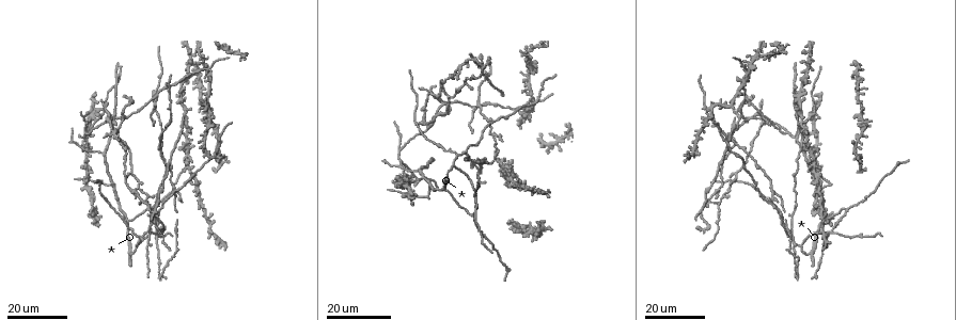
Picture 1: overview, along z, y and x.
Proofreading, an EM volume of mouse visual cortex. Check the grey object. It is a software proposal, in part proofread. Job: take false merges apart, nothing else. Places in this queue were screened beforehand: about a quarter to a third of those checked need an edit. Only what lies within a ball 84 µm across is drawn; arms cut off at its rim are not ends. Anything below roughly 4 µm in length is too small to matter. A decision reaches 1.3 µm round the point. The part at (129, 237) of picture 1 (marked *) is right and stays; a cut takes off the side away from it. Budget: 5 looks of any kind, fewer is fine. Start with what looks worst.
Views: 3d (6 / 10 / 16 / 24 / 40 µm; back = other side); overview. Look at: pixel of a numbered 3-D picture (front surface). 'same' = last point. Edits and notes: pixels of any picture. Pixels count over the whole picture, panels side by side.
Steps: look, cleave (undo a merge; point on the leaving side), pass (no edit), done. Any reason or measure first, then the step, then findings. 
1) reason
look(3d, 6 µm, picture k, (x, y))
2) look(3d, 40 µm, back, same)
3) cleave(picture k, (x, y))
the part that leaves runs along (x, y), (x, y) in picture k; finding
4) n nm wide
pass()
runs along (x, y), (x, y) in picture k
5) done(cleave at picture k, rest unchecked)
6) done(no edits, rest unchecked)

three arms meet
look(3d, 16 µm, picture 1, (798, 246))

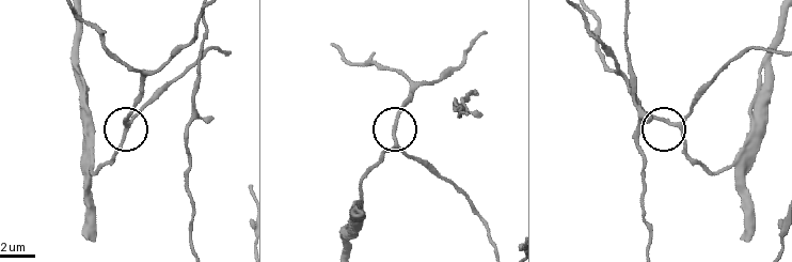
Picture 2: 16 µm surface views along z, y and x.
zoom in
look(3d, 10 µm, picture 2, (397, 142))

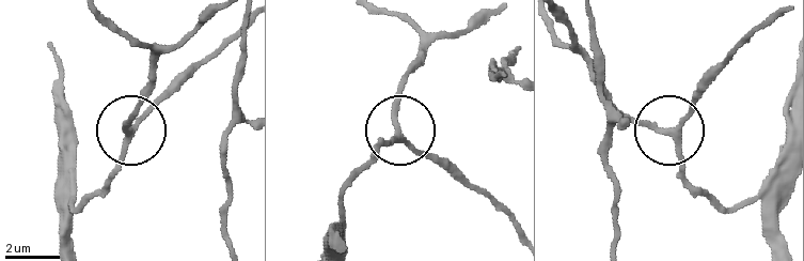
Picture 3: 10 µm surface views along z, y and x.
pass()
runs along (785, 165), (729, 205), (689, 179), (673, 131), (713, 77) in picture 3; all the same neuron

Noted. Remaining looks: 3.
thin arm on a thick one
look(3d, 16 µm, picture 1, (814, 110))

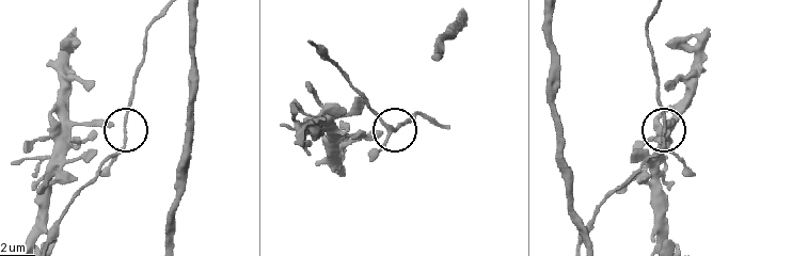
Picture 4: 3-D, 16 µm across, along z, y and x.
look(3d, 6 µm, picture 4, (124, 123))

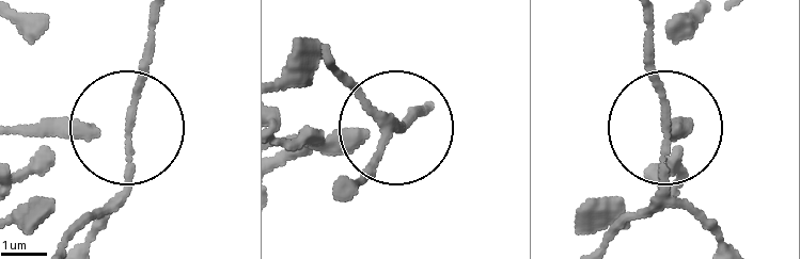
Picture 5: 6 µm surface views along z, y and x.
look(3d, 6 µm, back, picture 5, (668, 129))

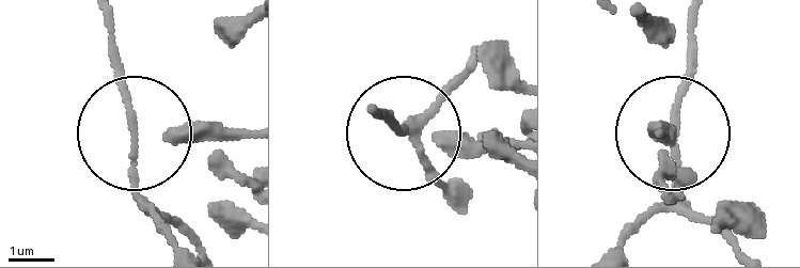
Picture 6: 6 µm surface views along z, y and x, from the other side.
pass()
continuous, no second neuron

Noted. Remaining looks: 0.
done(no edits, rest unchecked)

